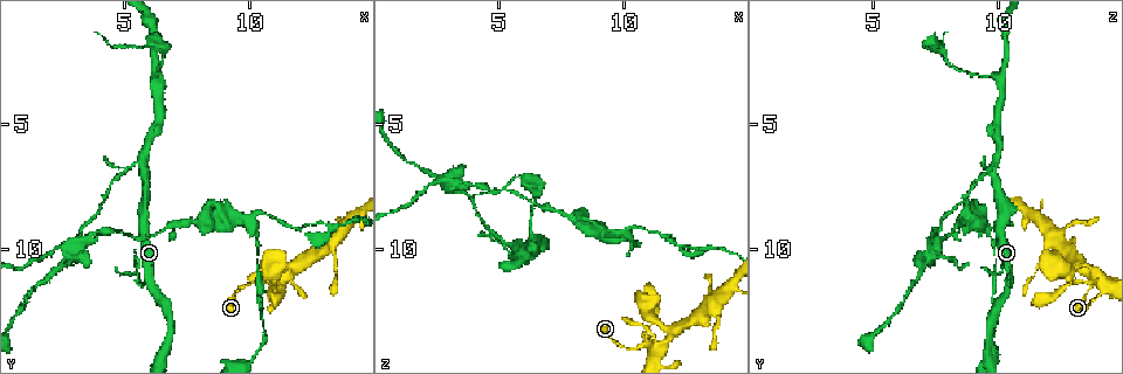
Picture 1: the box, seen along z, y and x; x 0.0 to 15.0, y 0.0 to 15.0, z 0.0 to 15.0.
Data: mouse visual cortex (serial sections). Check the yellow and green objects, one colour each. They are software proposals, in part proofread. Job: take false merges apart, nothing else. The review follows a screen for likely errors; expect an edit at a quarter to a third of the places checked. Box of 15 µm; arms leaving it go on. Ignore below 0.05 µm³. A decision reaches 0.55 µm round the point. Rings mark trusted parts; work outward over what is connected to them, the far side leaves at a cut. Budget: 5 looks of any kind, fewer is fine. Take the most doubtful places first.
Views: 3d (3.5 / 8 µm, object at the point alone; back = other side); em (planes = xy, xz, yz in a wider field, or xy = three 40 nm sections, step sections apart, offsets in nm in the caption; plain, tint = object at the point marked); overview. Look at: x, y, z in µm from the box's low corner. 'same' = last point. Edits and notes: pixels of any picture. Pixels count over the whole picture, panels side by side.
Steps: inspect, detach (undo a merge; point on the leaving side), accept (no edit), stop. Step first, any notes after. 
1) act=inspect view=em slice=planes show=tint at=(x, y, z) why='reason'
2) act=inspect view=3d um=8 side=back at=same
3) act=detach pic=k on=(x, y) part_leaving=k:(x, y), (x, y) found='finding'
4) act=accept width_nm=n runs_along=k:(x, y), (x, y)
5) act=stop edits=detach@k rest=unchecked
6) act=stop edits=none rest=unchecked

act=inspect view=3d um=3.5 at=(5.6, 6.6, 9.9)

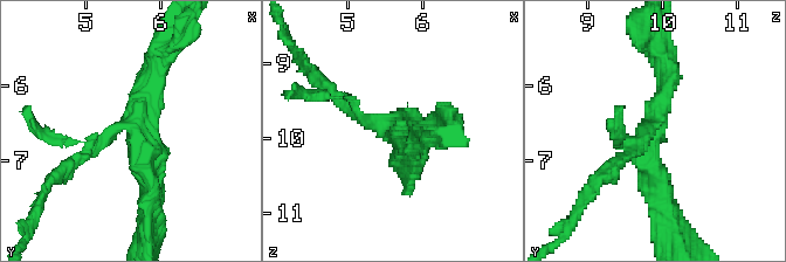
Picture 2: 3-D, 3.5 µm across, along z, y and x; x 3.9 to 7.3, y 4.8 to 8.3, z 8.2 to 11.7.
act=inspect view=em slice=xy step=3 show=tint at=(5.65, 6.55, 9.80)

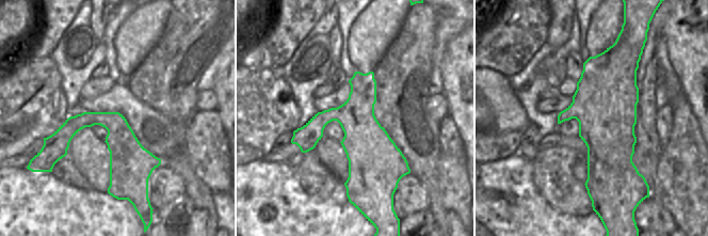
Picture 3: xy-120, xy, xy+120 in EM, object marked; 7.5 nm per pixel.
act=accept width_nm=360 runs_along=2:(147, 202), (133, 126), (76, 159) found='continuous, no second cell'

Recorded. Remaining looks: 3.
act=inspect view=3d um=3.5 at=(3.3, 9.4, 7.5)

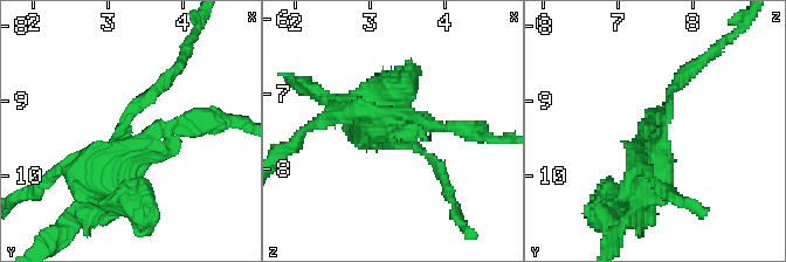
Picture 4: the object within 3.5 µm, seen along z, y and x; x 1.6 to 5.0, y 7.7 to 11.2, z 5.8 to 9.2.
act=inspect view=em slice=xy step=3 show=tint at=(3.20, 9.50, 7.60)

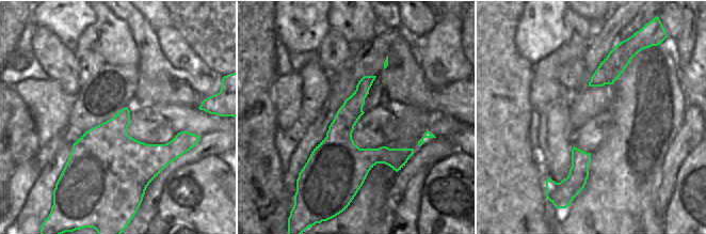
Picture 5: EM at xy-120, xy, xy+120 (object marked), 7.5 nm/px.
act=detach pic=4 on=(470, 130) part_leaving=4:(406, 116), (507, 139) found='a second cell is stuck on'

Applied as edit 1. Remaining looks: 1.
act=stop edits=detach@4 rest=unchecked

